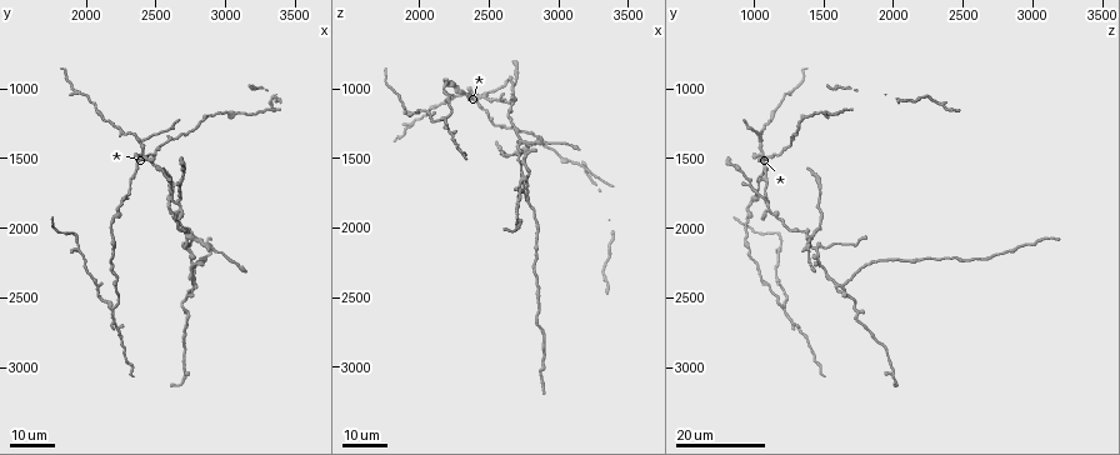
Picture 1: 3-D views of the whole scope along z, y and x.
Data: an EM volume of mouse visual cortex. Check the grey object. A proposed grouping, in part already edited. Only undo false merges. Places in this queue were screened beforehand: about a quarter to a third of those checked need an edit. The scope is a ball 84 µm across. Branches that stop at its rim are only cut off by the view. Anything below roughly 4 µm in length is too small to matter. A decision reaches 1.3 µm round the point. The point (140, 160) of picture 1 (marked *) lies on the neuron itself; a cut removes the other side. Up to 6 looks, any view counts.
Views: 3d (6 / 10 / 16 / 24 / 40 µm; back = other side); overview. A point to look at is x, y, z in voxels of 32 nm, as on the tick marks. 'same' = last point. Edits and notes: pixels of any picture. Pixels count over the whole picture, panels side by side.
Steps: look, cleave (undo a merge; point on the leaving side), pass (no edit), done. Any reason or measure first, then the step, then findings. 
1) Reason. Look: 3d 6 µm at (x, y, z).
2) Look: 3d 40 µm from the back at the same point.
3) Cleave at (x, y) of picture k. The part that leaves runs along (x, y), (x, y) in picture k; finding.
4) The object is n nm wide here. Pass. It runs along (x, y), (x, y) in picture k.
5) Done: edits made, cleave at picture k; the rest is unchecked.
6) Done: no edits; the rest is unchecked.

Three-way junction. Look: 3d 24 µm at (2680, 1800, 1080).

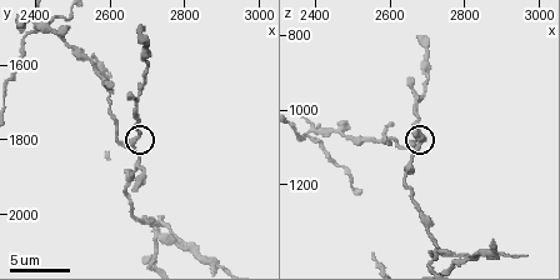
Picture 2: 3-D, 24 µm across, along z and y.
Zoom in. Look: 3d 6 µm at (2660, 1820, 1090).

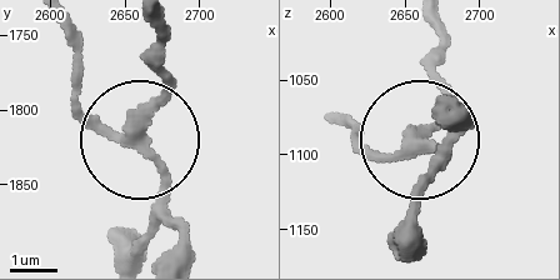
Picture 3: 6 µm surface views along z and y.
3 arms meet here. Pass. All the same neuron.

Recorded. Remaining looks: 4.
A fork. Look: 3d 24 µm at (2200, 2600, 1220).

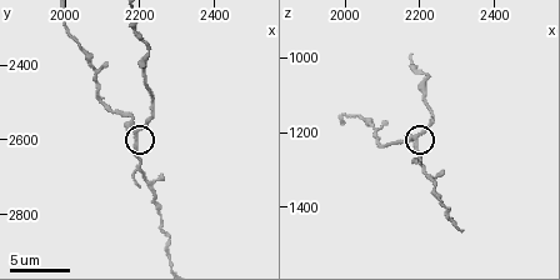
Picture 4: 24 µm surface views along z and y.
Closer look. Look: 3d 6 µm at (2180, 2590, 1220).

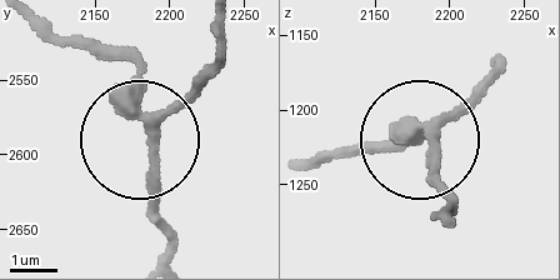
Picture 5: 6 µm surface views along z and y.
The side arm is 21 µm long; 3 arms meet here. Pass. Continuous, no second neuron.

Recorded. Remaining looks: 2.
Three-way junction. Look: 3d 16 µm at (2080, 2400, 1190).

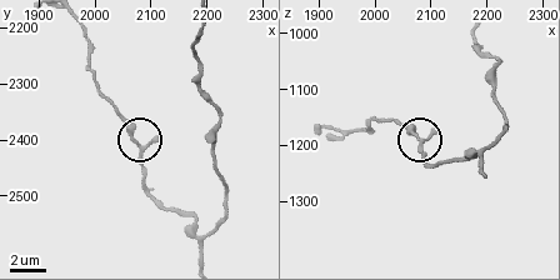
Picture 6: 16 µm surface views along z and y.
The object is 190 nm wide here. Pass. It runs along (200, 89), (225, 194), (204, 235), (150, 190), (115, 111) in picture 6; all the same neuron.

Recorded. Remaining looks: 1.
Done: no edits; the rest is unchecked.

